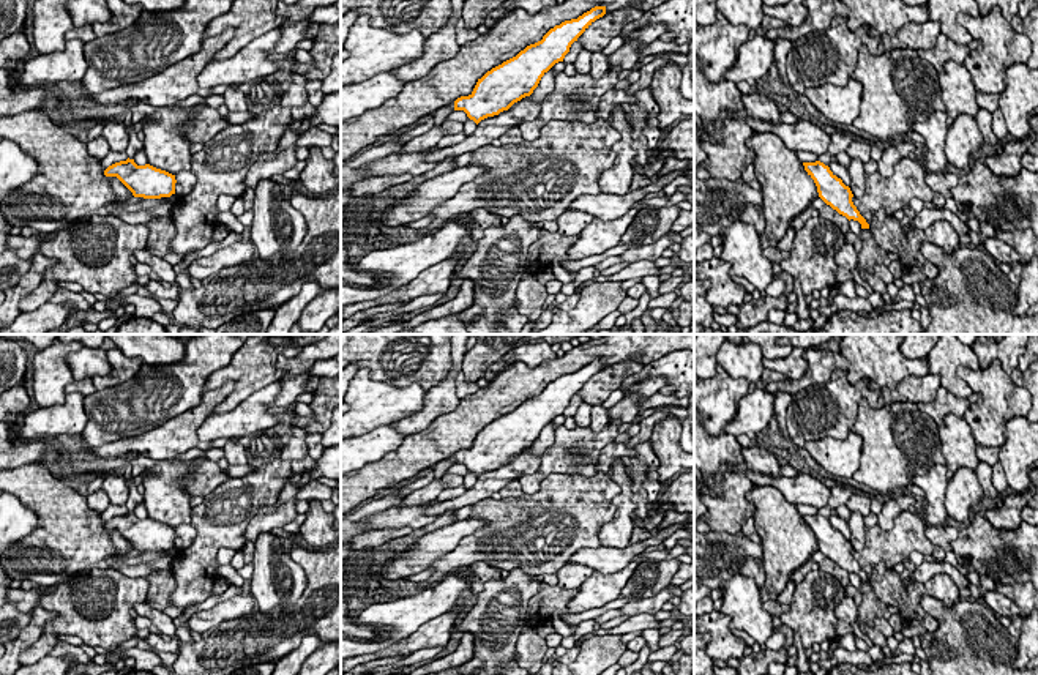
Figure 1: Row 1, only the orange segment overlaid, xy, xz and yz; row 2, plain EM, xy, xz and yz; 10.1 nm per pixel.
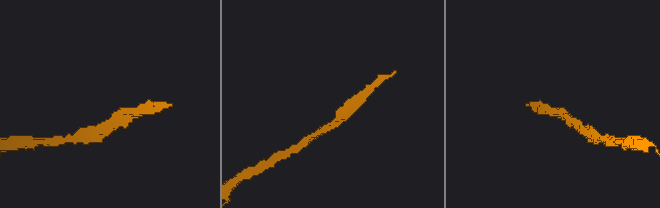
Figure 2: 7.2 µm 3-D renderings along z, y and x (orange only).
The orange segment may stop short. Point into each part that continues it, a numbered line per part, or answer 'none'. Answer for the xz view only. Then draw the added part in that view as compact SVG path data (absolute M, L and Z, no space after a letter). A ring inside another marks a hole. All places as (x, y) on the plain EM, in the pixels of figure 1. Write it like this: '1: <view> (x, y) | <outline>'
none

